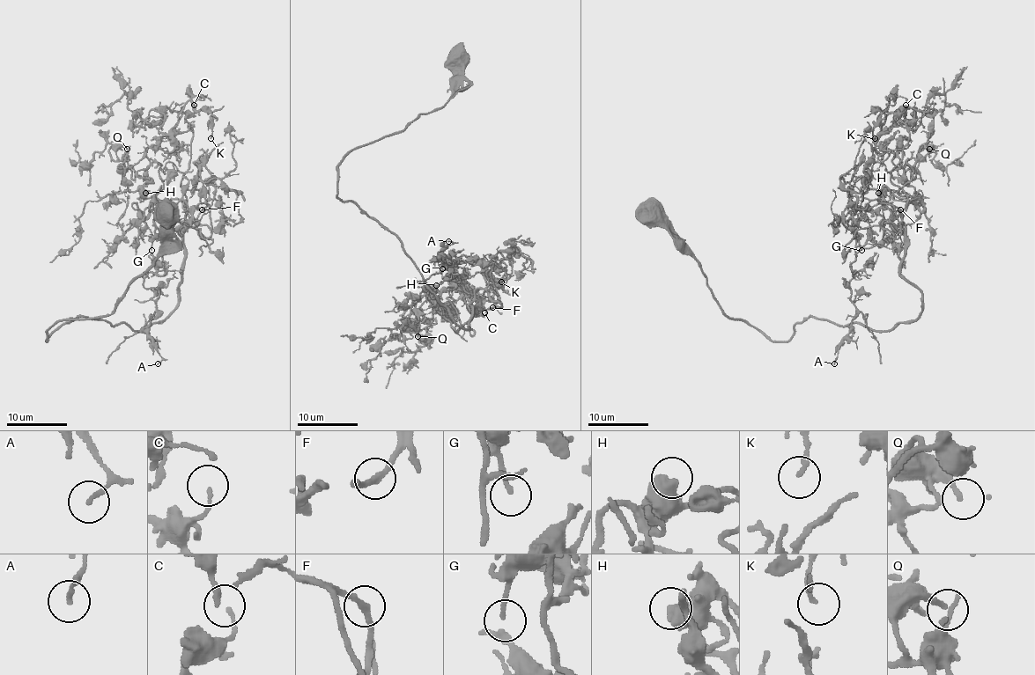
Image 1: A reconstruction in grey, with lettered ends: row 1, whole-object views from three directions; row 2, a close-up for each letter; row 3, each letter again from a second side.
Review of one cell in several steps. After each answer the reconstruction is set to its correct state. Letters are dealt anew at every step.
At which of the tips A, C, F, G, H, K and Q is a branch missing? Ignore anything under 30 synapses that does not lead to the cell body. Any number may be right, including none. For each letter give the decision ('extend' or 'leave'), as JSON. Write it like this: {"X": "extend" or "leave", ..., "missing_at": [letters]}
{"A": "leave", "C": "leave", "F": "leave", "G": "leave", "H": "leave", "K": "leave", "Q": "leave", "missing_at": []}

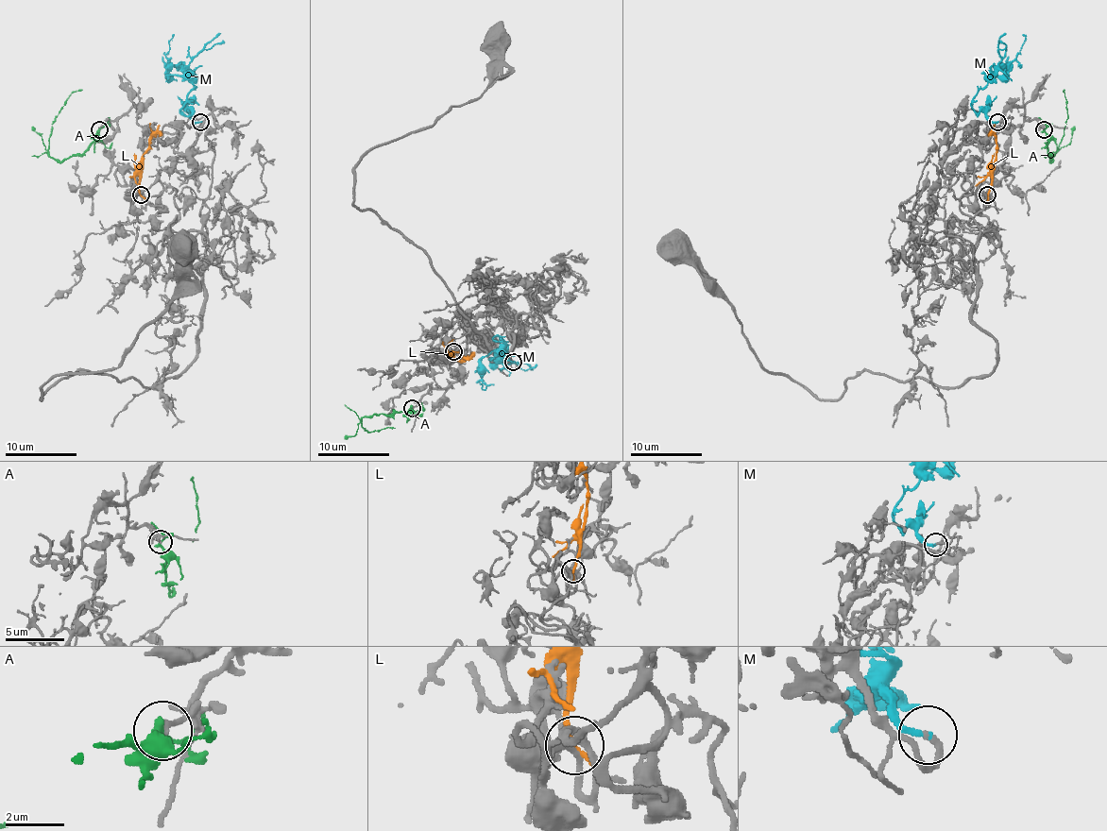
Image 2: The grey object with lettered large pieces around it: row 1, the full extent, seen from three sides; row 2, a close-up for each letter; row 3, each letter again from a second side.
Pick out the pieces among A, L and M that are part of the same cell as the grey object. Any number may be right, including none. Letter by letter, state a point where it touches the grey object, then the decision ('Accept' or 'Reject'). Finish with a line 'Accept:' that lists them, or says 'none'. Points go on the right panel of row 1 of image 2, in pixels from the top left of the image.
A: Touches grey at (1044, 129). Reject
L: Touches grey at (987, 195). Reject
M: Touches grey at (997, 122). Accept
Accept: M

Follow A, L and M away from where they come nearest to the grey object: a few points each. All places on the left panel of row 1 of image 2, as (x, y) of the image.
A: (99, 128), (97, 138), (81, 154), (58, 161), (48, 154), (54, 118), (72, 93), (82, 89)
L: (140, 195), (142, 154), (149, 146), (151, 123)
M: (201, 121), (181, 110), (194, 85), (176, 75), (169, 76), (165, 57), (174, 33)

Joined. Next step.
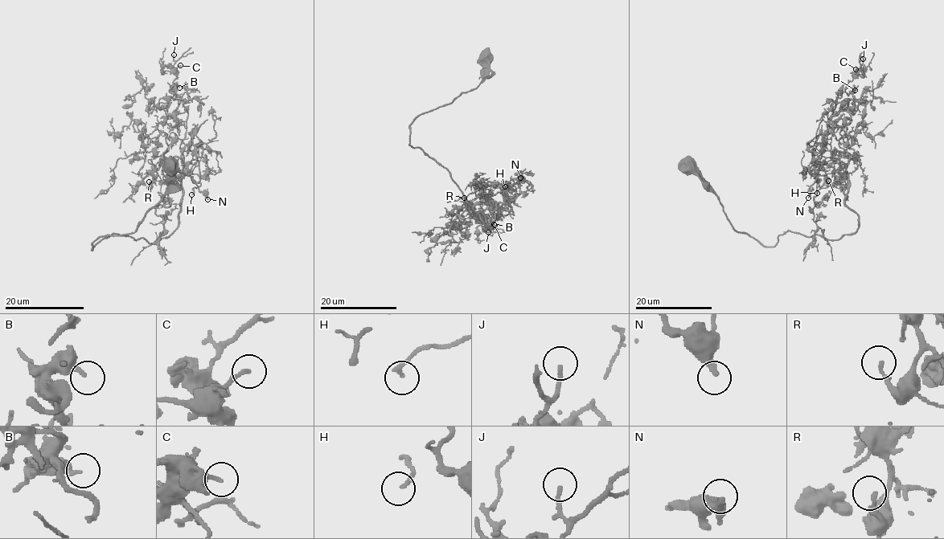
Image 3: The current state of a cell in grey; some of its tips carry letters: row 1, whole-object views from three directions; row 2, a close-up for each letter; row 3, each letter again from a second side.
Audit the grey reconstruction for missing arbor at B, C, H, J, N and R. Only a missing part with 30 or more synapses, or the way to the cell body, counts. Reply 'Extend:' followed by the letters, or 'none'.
Extend: H, N, R

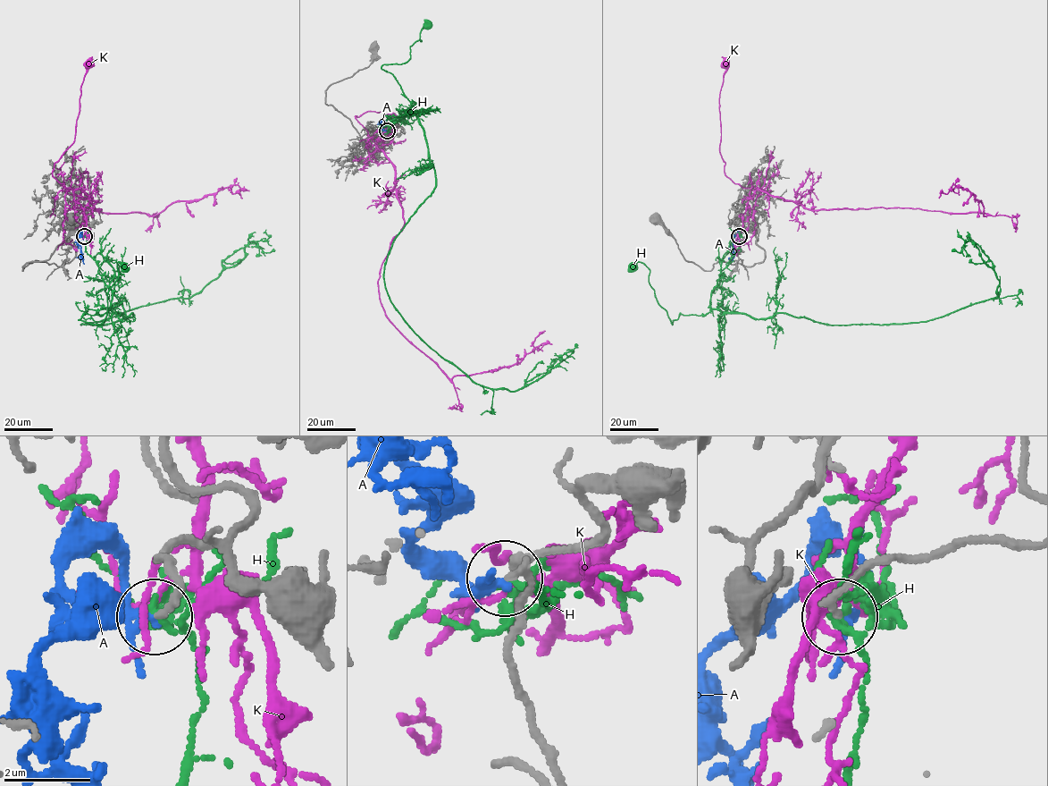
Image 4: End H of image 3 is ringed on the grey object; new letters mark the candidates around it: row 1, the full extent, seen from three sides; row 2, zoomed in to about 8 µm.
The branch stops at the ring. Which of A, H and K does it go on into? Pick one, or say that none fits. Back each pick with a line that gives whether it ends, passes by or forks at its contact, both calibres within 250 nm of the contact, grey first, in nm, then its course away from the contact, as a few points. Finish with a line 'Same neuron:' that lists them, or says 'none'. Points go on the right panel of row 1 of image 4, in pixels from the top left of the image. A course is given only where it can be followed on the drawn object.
A: it passes by; 190 nm thick on the grey side, 180 nm on the other; it runs (739, 236), (739, 232), (731, 239), (733, 257), (727, 263)
Same neuron: A

